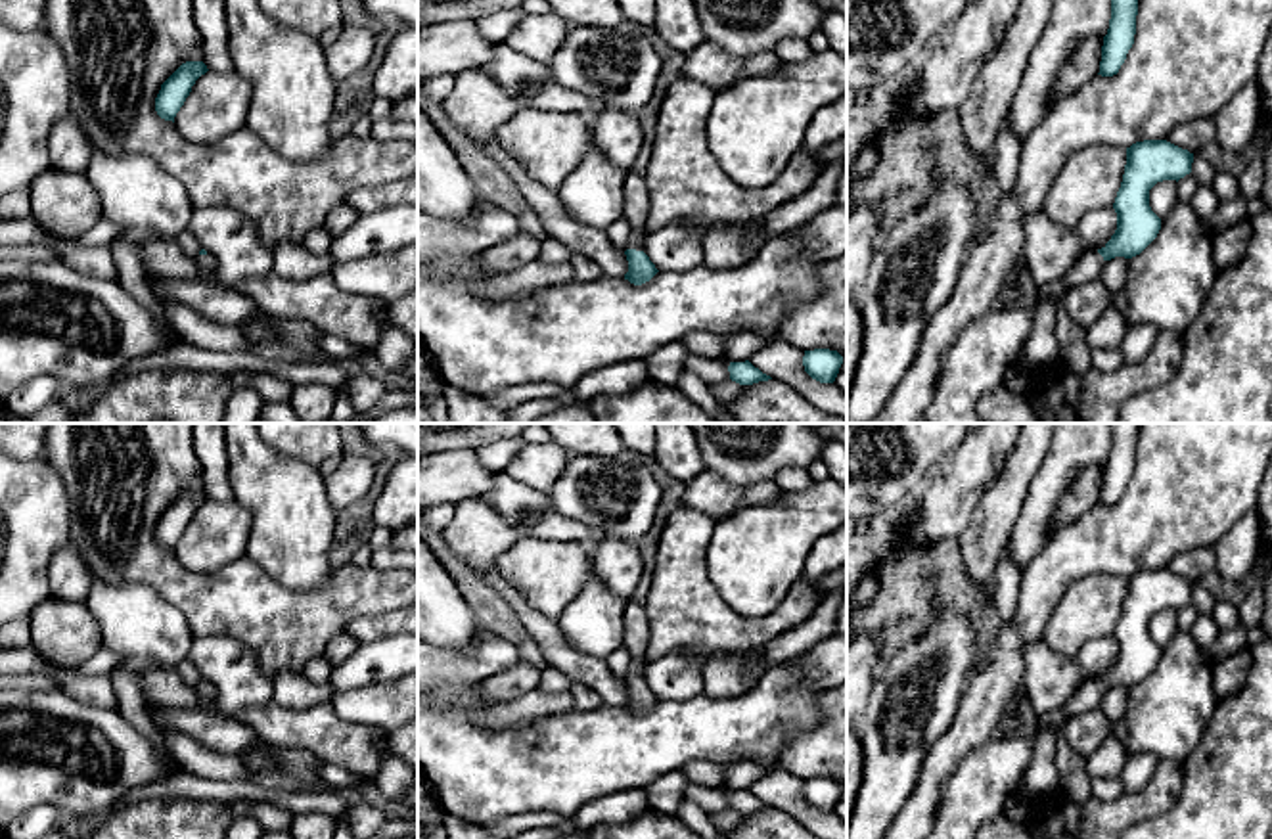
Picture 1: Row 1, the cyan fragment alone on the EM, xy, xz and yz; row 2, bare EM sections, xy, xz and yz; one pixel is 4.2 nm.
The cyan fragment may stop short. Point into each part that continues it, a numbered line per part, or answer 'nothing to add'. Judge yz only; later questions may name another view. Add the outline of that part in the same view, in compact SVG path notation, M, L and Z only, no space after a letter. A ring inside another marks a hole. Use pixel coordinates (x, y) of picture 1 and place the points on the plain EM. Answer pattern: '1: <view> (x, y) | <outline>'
1: yz (1043, 776) | M1094 680L1080 686L1063 705L1036 716L1034 722L1034 760L1029 770L1029 791L1050 797L1056 793L1059 774L1056 770L1057 732L1056 728L1065 724L1071 716L1098 709L1103 697L1103 686Z

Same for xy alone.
1: xy (207, 692) | M207 682L207 684L197 684L197 686L195 686L195 692L197 692L199 699L201 699L205 705L215 703L215 699L216 699L216 688L215 688L211 682Z

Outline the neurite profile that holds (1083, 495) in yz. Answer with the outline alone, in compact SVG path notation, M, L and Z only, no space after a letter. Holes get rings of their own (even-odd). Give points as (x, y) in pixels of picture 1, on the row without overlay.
M1088 465L1080 469L1073 485L1065 490L1056 511L1054 534L1079 519L1086 510L1100 502L1102 465Z

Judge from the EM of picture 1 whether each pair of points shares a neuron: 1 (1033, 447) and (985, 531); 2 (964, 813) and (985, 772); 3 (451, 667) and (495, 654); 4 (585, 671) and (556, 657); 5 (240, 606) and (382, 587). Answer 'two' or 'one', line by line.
1: one
2: one
3: one
4: one
5: one

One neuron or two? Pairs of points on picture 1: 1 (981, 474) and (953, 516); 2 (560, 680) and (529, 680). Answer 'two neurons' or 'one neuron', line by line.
1: one neuron
2: two neurons

